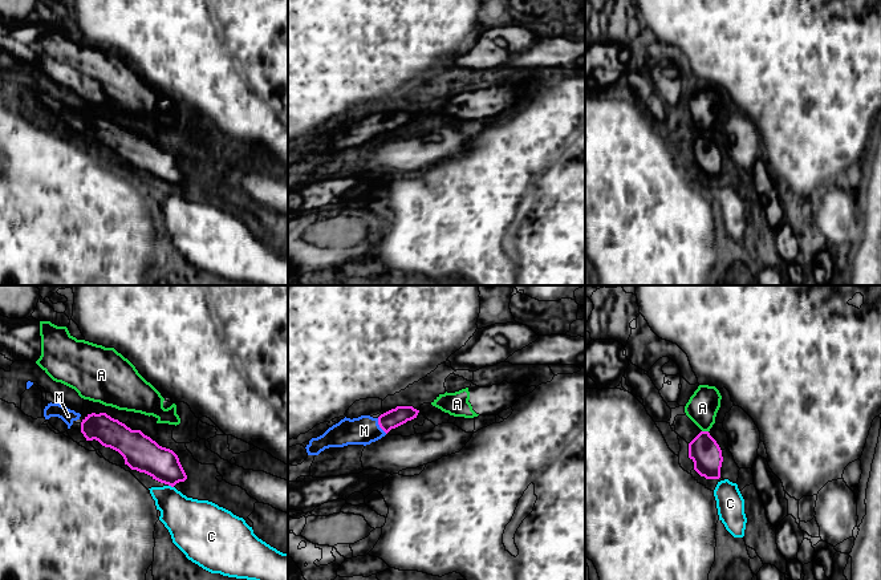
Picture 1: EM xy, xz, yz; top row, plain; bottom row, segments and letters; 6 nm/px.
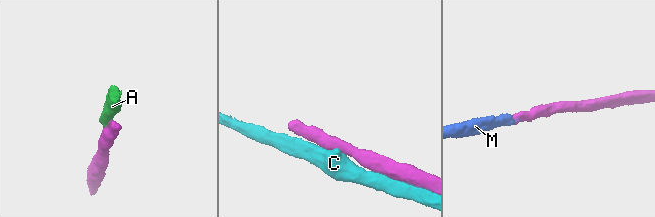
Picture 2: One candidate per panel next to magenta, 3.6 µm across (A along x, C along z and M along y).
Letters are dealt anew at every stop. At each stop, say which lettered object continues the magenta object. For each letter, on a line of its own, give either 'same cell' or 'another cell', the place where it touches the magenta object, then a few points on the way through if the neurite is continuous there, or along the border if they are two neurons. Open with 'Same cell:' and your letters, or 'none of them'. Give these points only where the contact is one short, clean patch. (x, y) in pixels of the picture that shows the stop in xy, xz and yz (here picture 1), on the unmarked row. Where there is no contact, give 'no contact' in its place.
Same cell: M
A: another cell | yz (705, 134) | along yz (702, 133), (707, 134)
C: another cell | xy (171, 189)
M: same cell | xz (380, 129) | across xz (393, 121), (380, 129), (364, 133)

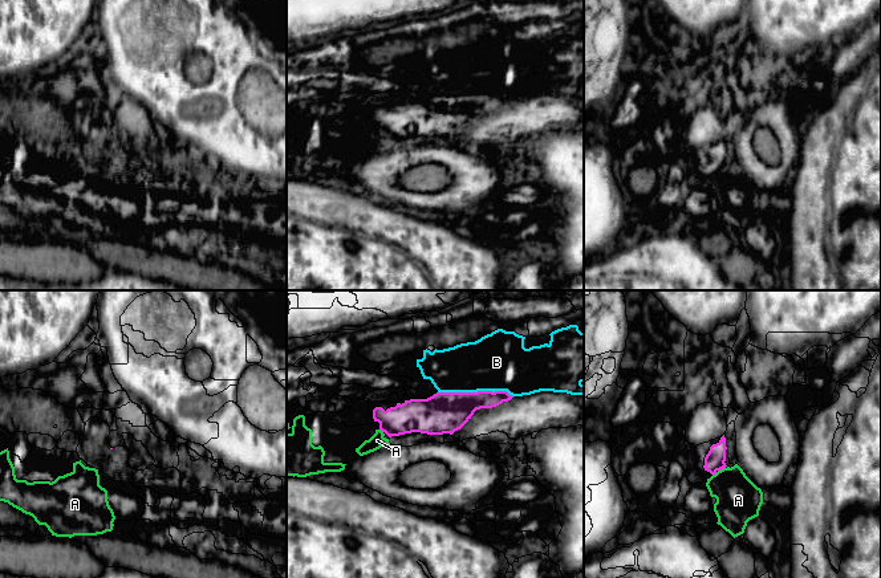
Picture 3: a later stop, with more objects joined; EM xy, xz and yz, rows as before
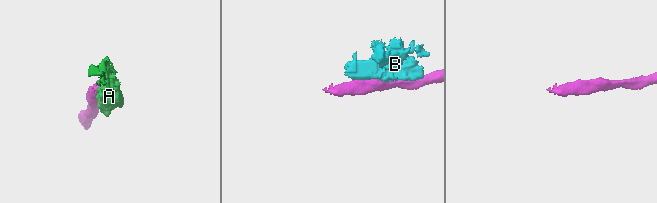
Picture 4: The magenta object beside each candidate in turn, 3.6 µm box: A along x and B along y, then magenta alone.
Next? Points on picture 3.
Same cell: none of them
A: another cell | yz (718, 173) | along yz (725, 170), (713, 178)
B: another cell | xz (475, 96)

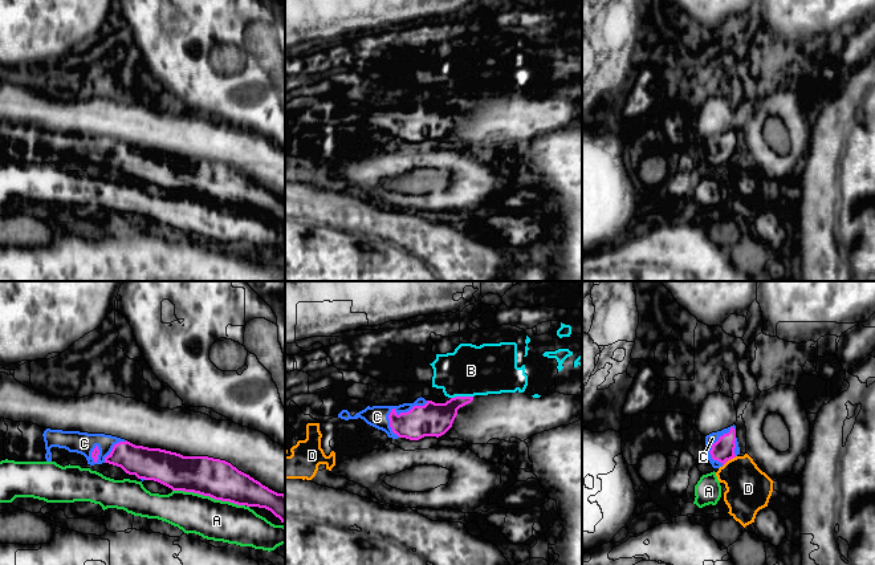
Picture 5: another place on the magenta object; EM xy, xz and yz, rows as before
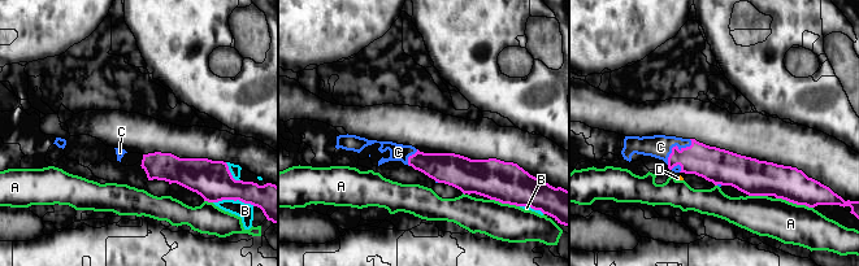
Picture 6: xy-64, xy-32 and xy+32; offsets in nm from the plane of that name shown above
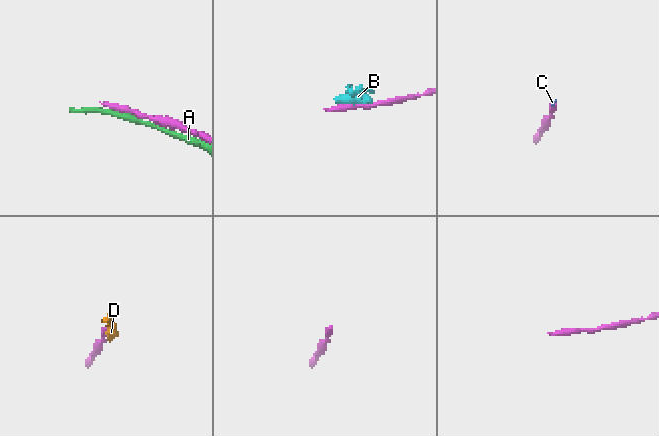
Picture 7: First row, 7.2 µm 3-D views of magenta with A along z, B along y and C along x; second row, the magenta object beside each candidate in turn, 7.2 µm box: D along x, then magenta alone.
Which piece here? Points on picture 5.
Same cell: C
A: another cell | xy (208, 198)
B: another cell | xz (462, 100)
C: same cell | xz (397, 117)
D: another cell | yz (729, 162) | along yz (736, 159), (723, 169)

